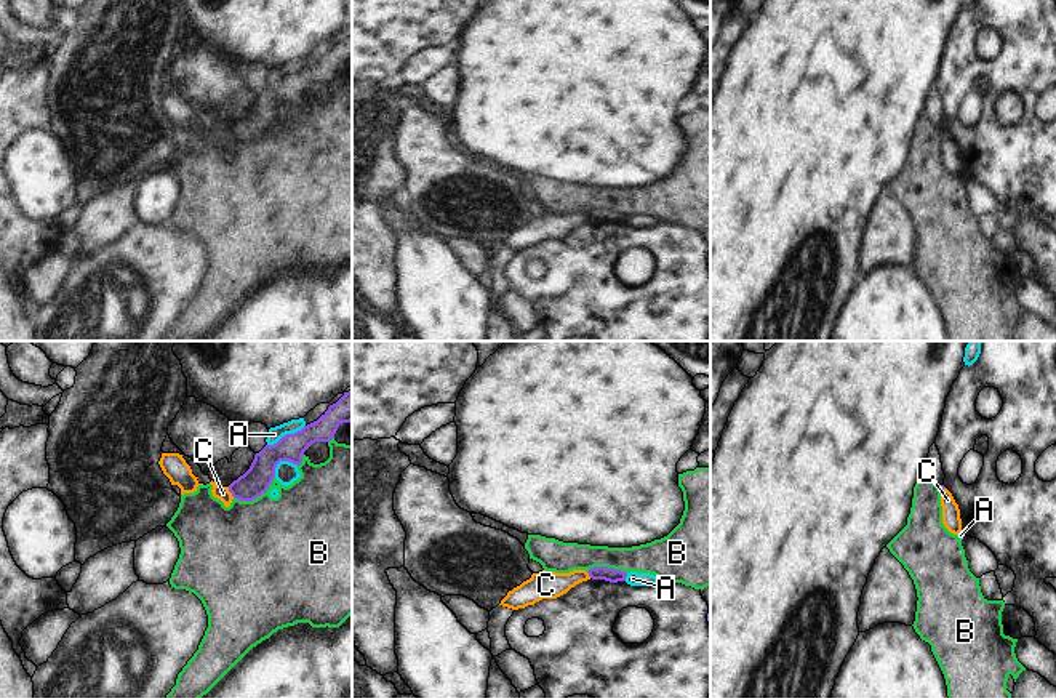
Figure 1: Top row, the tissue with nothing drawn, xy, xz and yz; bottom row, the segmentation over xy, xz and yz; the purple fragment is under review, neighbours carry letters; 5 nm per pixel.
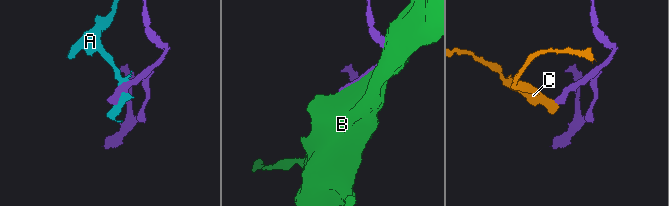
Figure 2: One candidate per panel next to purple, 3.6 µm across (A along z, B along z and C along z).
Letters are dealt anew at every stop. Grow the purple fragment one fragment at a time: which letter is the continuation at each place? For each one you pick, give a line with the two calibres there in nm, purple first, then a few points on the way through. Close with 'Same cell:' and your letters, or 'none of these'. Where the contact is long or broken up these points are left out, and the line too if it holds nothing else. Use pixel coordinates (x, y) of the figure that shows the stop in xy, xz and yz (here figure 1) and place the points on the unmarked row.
Same cell: none of these.

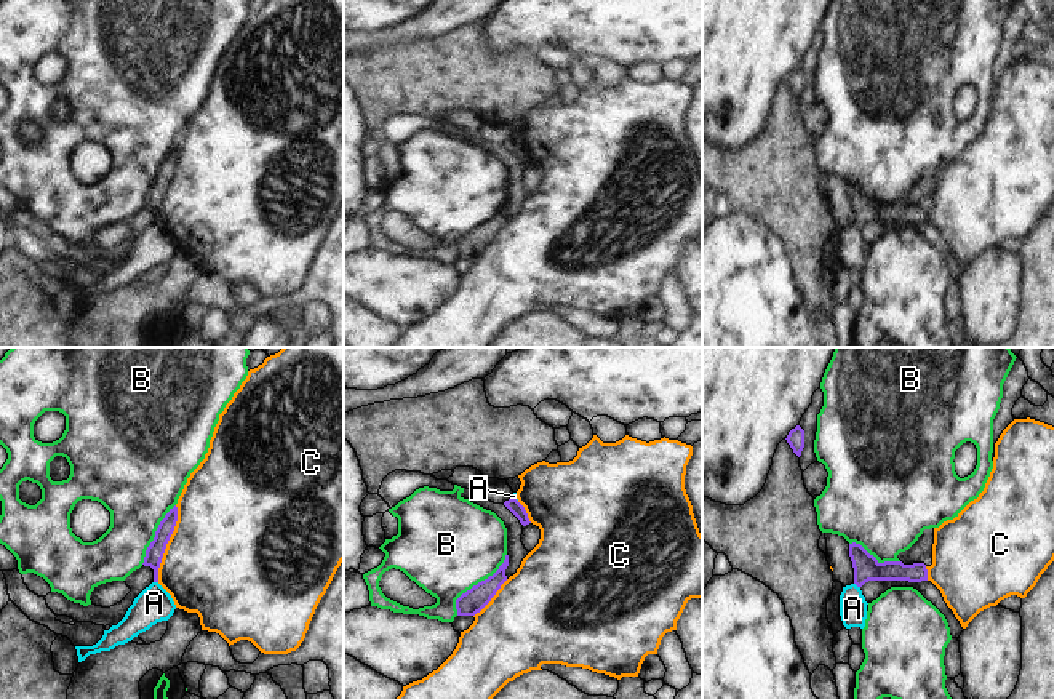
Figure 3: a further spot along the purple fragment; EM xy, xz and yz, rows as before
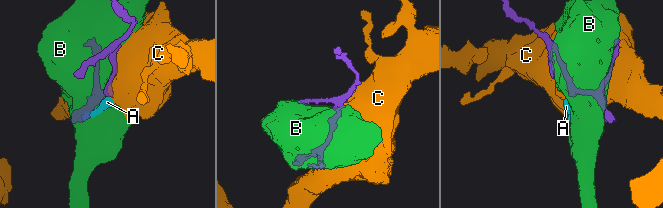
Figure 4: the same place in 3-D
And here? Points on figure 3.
Same cell: none of these.

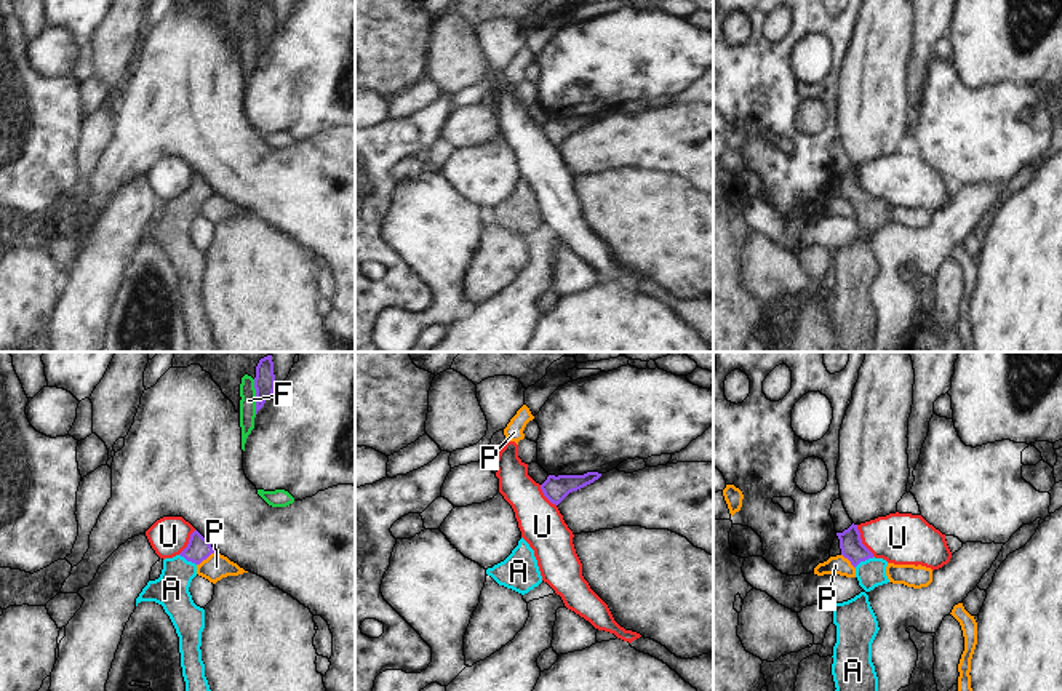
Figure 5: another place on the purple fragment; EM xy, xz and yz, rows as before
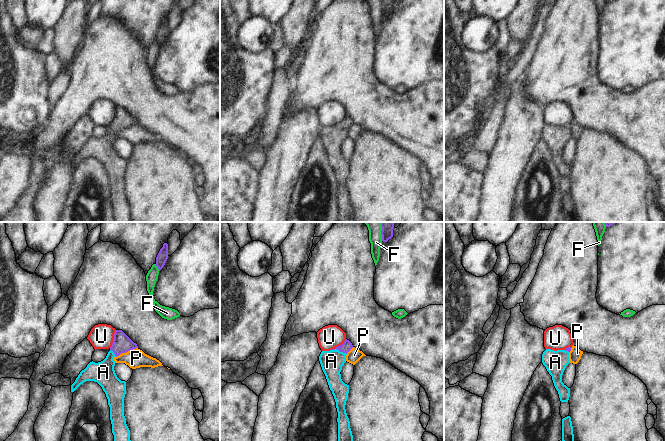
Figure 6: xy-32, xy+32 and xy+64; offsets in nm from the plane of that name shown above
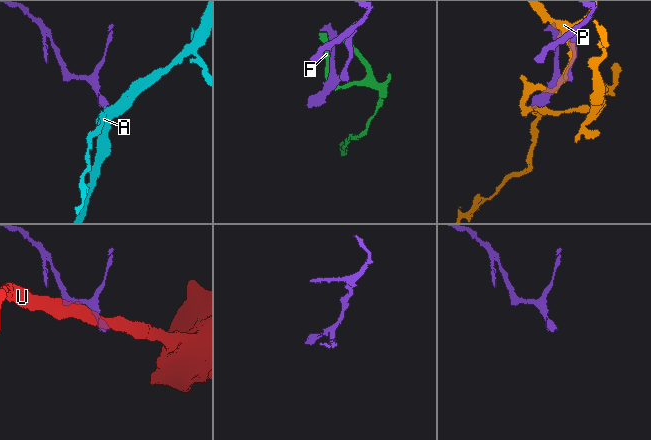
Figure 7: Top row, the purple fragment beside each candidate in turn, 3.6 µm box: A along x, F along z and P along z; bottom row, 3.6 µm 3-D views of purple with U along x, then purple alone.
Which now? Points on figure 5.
A: Thickness 120 nm (purple) against 140 nm. Path across: yz (851, 187), (864, 202), (870, 215)
Same cell: A.

